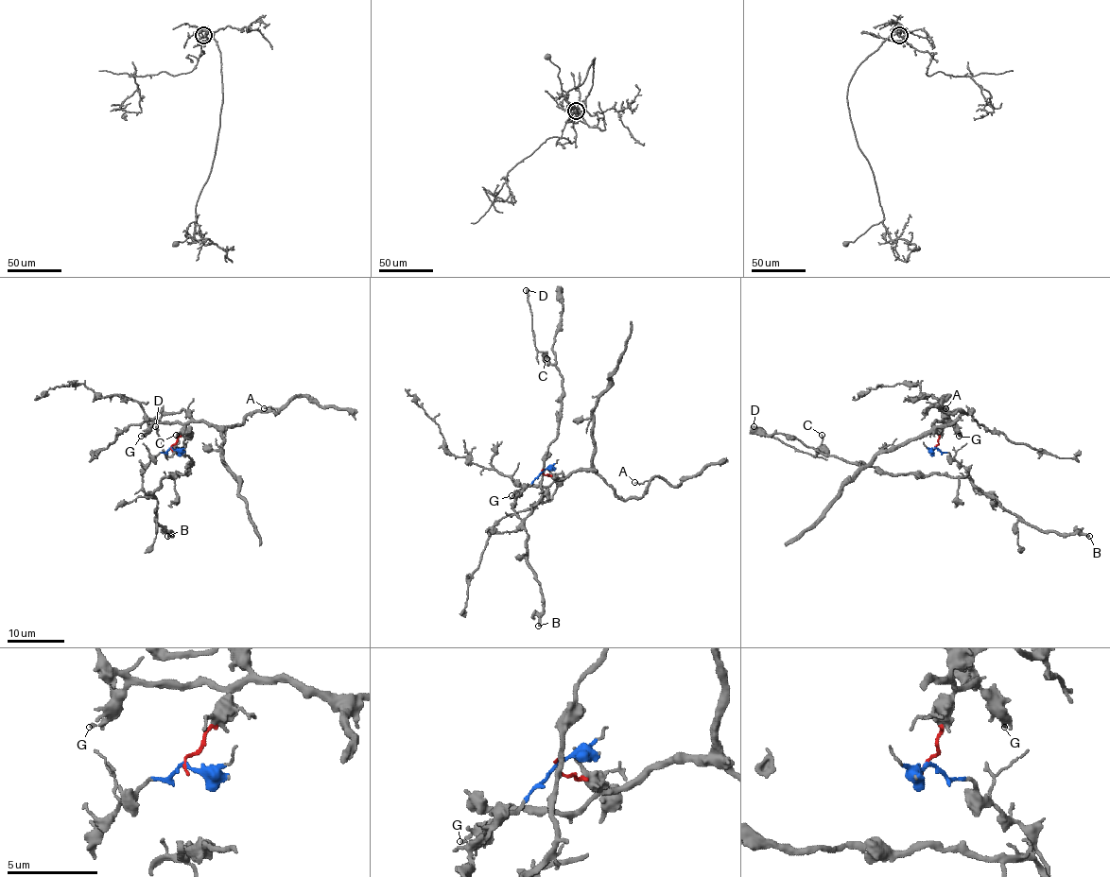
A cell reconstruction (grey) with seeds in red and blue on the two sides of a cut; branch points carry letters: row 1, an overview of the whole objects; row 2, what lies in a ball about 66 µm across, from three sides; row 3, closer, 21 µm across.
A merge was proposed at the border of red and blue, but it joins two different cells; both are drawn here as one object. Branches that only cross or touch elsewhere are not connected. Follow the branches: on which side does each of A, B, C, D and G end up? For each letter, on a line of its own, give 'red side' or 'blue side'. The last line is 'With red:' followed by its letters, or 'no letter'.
A: red side
B: blue side
C: blue side
D: blue side
G: red side
With red: A, G

